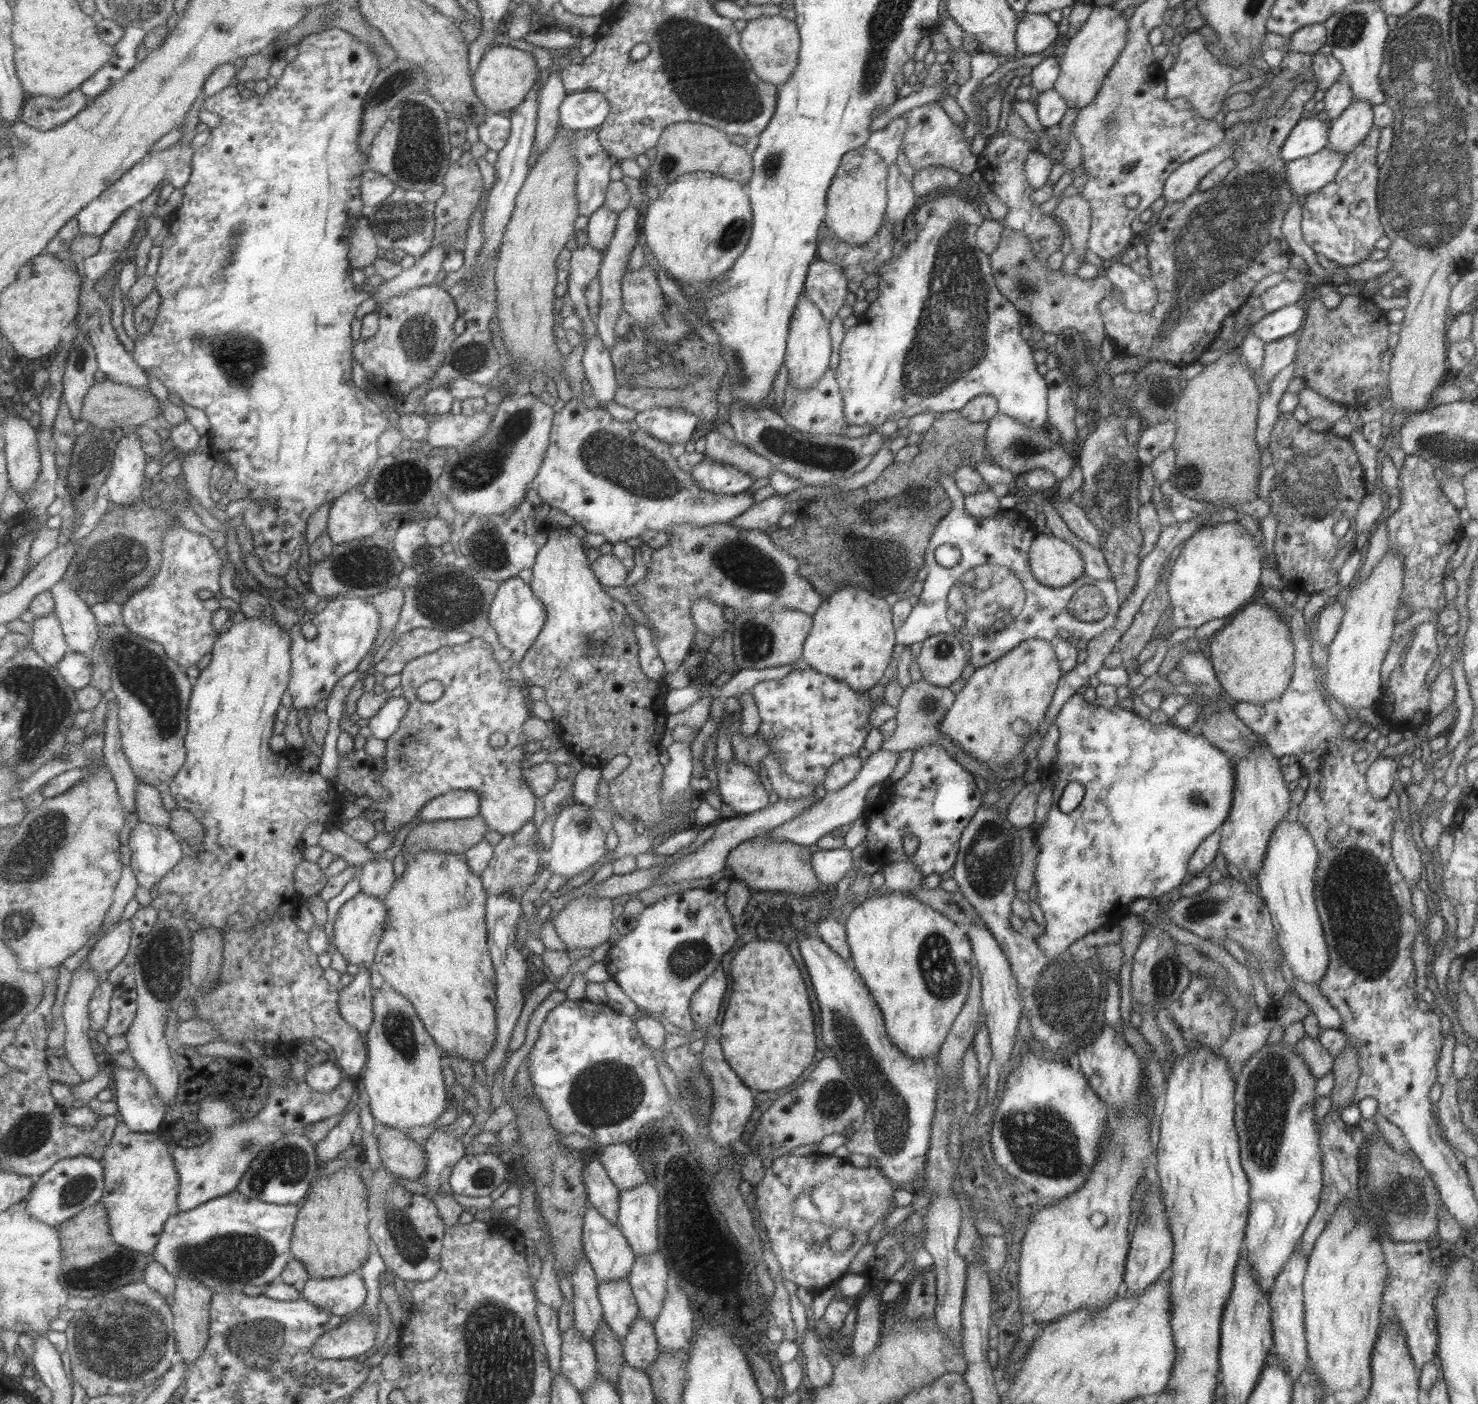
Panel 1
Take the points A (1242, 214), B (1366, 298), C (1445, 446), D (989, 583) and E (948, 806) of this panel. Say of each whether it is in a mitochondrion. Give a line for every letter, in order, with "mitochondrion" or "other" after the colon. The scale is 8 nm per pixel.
A: mitochondrion
B: other
C: mitochondrion
D: mitochondrion
E: other

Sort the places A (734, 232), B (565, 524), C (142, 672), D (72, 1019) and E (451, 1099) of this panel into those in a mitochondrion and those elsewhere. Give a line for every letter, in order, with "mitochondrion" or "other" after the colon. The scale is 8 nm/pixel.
A: mitochondrion
B: other
C: mitochondrion
D: other
E: other

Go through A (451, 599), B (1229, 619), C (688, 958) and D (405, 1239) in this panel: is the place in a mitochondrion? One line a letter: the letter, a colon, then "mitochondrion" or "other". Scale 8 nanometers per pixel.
A: mitochondrion
B: other
C: mitochondrion
D: mitochondrion

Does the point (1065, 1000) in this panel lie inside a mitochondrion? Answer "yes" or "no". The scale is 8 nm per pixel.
yes

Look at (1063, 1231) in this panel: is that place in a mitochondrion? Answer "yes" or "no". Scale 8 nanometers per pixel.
no

